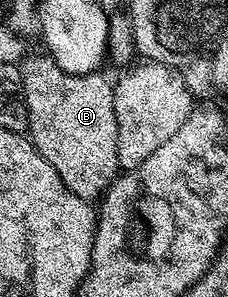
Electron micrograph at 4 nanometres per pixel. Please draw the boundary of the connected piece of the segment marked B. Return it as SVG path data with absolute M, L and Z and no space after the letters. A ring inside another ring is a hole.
M26 56L19 65L29 116L27 136L72 193L86 199L100 198L121 169L114 82L108 81L101 71L83 75L68 73L52 57L40 56Z

